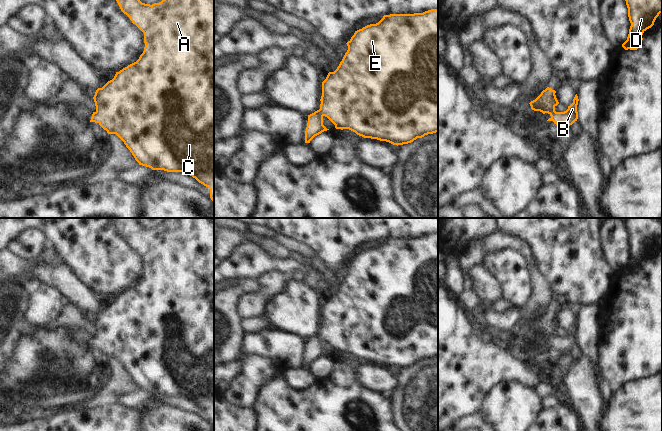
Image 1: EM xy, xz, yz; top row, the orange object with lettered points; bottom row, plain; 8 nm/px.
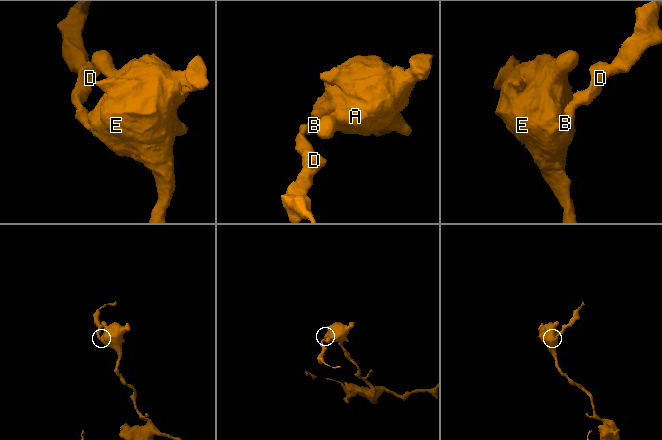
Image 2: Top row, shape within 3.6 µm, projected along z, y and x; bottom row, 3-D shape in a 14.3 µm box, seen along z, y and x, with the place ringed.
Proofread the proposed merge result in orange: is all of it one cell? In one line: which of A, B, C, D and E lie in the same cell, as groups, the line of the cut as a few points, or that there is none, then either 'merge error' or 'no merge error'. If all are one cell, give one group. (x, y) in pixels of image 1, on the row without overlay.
A B C D E; no cut; no merge error

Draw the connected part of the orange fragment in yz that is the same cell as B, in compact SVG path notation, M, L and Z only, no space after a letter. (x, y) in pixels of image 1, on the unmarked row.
M547 311L541 318L529 328L534 335L540 335L543 338L548 337L551 341L547 345L553 345L558 351L569 351L578 343L577 329L578 320L575 319L573 327L568 330L564 336L556 336L555 331L559 328L556 315Z

